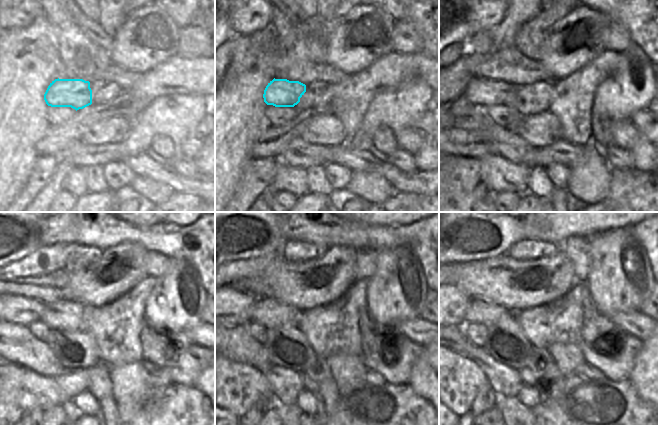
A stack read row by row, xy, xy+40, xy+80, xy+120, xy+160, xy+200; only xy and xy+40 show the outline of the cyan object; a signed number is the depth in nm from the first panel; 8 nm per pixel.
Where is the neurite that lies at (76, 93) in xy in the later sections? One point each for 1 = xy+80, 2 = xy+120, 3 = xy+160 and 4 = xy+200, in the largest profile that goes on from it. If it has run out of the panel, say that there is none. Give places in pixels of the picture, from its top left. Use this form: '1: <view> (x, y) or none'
1: xy+80 (493, 90)
2: xy+120 (18, 309)
3: xy+160 (235, 307)
4: xy+200 (459, 302)

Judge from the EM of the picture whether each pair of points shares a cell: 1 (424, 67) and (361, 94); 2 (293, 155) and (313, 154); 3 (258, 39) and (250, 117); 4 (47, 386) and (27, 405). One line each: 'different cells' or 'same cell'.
1: same cell
2: same cell
3: same cell
4: different cells

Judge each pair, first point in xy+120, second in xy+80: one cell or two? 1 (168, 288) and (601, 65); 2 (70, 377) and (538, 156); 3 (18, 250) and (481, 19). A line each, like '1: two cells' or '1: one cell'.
1: two cells
2: one cell
3: two cells

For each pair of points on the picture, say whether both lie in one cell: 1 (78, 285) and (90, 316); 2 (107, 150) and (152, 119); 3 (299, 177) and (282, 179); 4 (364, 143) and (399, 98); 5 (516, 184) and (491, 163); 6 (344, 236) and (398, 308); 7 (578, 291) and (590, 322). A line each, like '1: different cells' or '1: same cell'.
1: different cells
2: same cell
3: same cell
4: same cell
5: same cell
6: different cells
7: different cells

